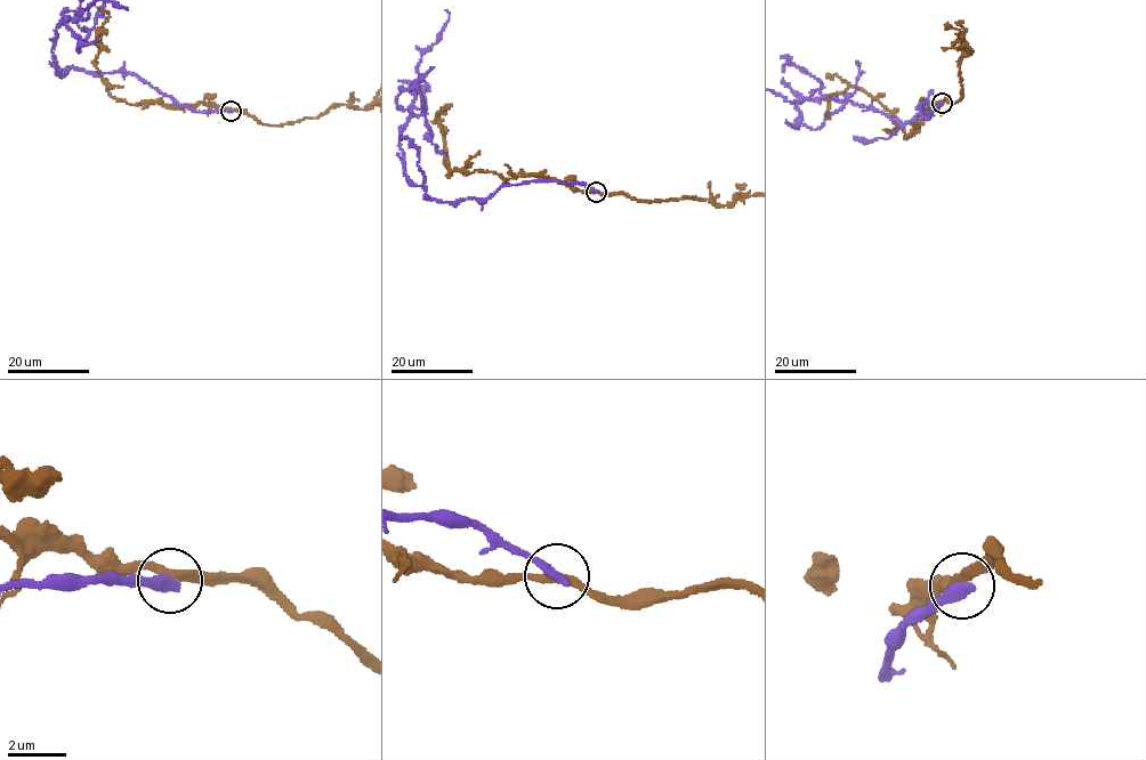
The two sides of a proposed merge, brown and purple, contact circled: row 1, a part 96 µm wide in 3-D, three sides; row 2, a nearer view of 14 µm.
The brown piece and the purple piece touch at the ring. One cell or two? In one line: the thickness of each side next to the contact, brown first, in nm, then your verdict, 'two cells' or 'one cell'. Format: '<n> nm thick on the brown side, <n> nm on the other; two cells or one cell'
280 nm thick on the brown side, 400 nm on the other; two cells

